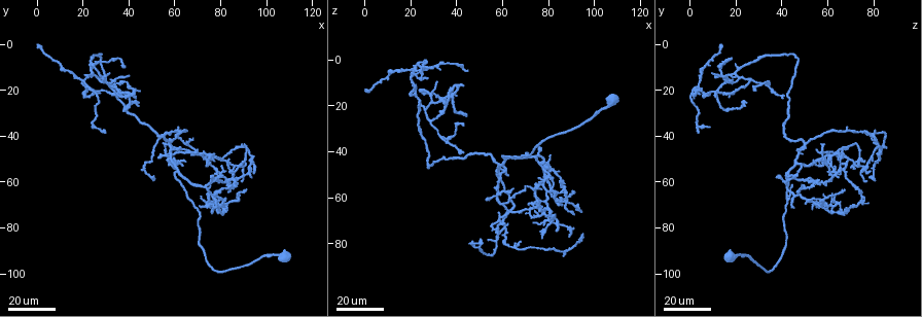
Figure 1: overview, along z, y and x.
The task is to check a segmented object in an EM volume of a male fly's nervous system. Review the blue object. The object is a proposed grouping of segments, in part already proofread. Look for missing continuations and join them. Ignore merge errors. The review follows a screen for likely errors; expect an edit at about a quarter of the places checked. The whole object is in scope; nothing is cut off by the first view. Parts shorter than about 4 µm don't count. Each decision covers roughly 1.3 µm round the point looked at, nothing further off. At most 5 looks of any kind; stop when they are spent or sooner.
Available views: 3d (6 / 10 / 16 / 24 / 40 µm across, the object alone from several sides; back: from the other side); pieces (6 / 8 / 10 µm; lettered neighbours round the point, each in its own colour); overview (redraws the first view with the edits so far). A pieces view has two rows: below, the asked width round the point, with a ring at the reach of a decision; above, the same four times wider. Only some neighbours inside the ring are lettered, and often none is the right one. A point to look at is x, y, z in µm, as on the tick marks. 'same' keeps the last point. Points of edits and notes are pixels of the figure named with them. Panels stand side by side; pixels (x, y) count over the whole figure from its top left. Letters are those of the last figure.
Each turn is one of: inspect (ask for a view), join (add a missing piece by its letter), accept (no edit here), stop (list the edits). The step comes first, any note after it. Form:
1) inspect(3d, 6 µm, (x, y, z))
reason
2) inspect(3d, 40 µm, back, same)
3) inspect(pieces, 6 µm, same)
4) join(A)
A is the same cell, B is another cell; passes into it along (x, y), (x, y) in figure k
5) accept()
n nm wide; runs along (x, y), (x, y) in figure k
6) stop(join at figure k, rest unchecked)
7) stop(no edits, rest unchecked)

inspect(3d, 16 µm, (95, 56, 78))
free end

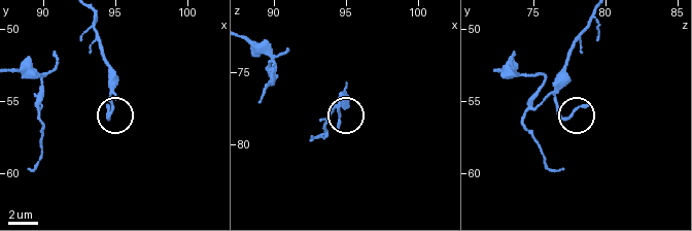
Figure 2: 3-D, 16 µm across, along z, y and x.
inspect(pieces, 8 µm, (94.4, 55.2, 78.8))

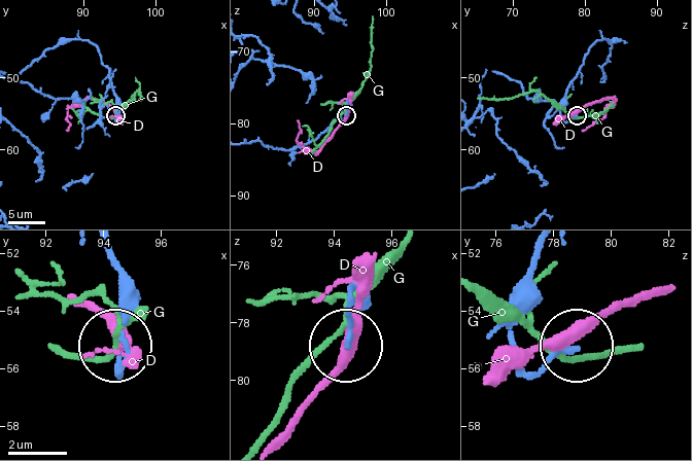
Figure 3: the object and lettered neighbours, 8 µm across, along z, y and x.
accept()
D and G are other cells; runs along (606, 40), (591, 47), (564, 97), (562, 119), (576, 116) in figure 3; none of them fits

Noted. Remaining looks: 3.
inspect(3d, 24 µm, (77, 74, 66))
branch stops here

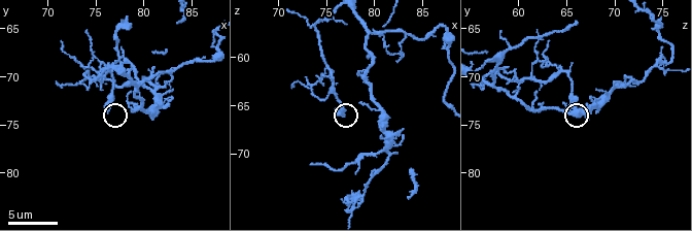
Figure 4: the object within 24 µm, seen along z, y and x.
inspect(pieces, 8 µm, (76.4, 73.4, 65.8))

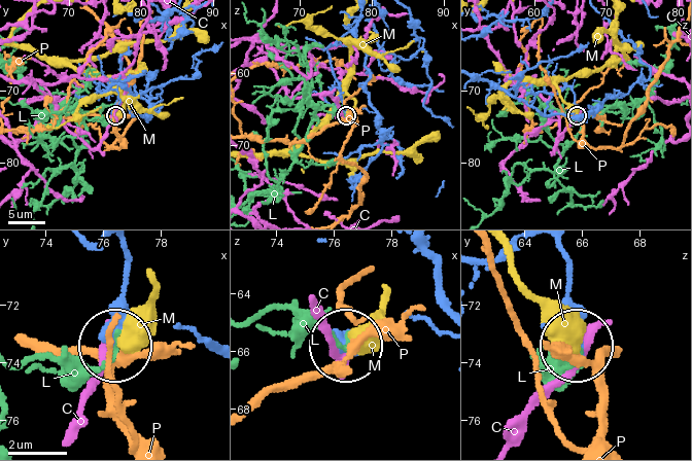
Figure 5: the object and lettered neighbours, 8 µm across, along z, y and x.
accept()
370 nm wide; C, L, M and P are other cells; runs along (559, 251), (568, 274), (576, 345) in figure 5; no lettered piece goes on from it

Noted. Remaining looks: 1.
stop(no edits, rest unchecked)

